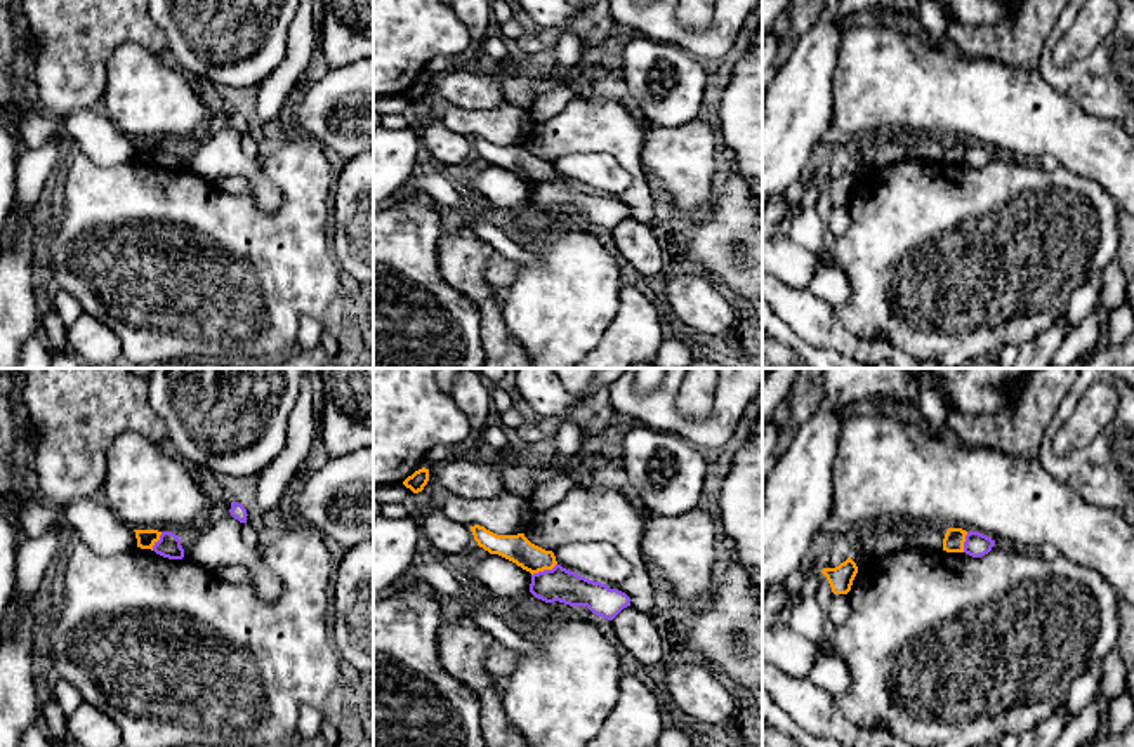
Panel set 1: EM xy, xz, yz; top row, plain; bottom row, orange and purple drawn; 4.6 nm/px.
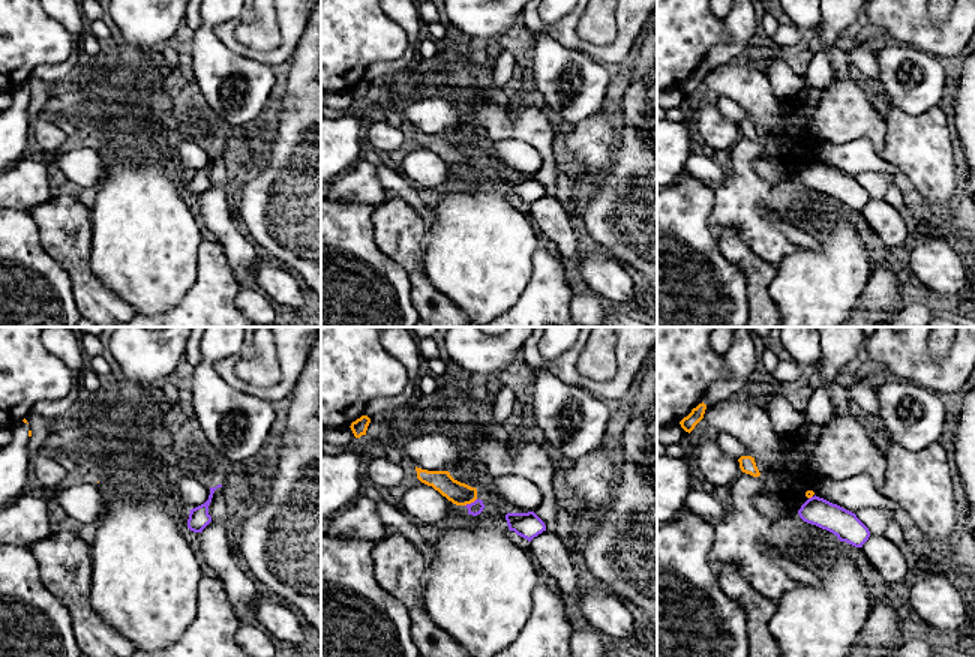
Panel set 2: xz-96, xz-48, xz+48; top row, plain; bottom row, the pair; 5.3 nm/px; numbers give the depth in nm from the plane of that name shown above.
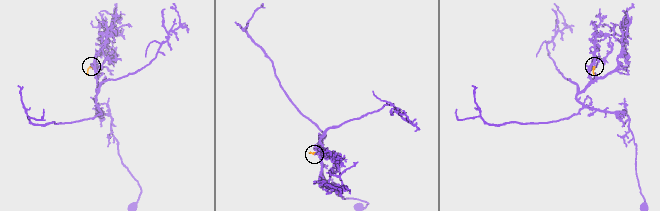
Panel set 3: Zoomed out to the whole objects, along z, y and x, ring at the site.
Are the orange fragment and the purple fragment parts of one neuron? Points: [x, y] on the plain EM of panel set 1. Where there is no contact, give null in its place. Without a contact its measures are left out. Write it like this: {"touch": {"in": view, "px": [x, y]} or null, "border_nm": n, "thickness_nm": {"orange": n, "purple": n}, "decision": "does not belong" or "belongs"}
{"touch": {"in": "xz", "px": [544, 179]}, "border_nm": 130, "thickness_nm": {"orange": 130, "purple": 160}, "decision": "does not belong"}

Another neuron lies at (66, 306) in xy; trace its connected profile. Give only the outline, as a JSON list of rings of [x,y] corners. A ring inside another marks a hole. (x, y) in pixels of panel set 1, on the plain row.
[[[59,290],[50,304],[66,327],[71,327],[83,313],[78,301],[66,290]]]

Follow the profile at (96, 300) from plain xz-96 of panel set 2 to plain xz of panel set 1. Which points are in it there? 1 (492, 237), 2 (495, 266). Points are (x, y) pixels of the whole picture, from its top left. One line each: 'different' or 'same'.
1: different
2: different

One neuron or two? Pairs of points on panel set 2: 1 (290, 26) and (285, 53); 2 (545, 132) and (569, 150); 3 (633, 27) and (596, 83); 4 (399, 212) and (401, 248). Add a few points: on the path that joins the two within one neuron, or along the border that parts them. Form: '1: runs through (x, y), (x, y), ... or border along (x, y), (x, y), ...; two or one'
1: runs through (290, 32), (287, 47); one
2: border along (557, 123), (557, 153), (561, 158); two
3: border along (575, 48), (606, 65); two
4: runs through (399, 221), (401, 239); one

